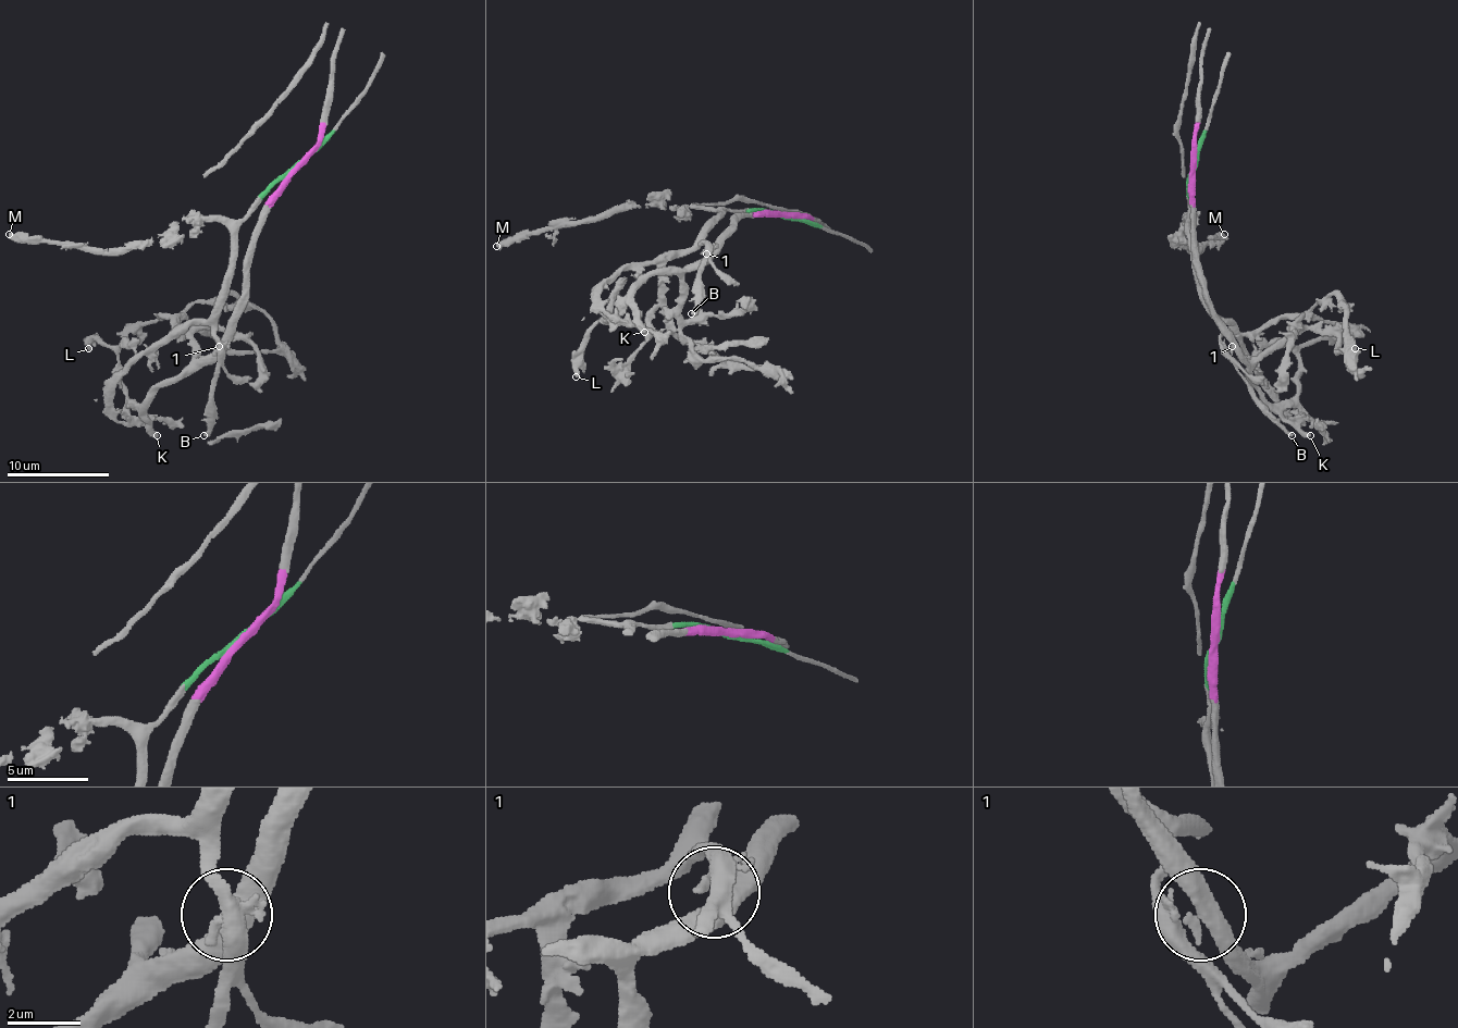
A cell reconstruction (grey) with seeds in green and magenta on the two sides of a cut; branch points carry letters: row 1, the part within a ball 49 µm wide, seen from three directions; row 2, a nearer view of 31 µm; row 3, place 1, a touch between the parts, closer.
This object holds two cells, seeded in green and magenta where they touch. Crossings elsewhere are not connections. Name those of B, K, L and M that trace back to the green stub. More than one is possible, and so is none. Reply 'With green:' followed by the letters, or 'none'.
With green: B, M

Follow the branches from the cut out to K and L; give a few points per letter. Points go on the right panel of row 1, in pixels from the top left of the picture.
K: (1194, 164), (1194, 236), (1199, 280), (1212, 318), (1248, 361), (1248, 376), (1271, 408), (1309, 436)
L: (1194, 164), (1199, 280), (1258, 393), (1286, 403), (1311, 342), (1343, 338), (1355, 349)

